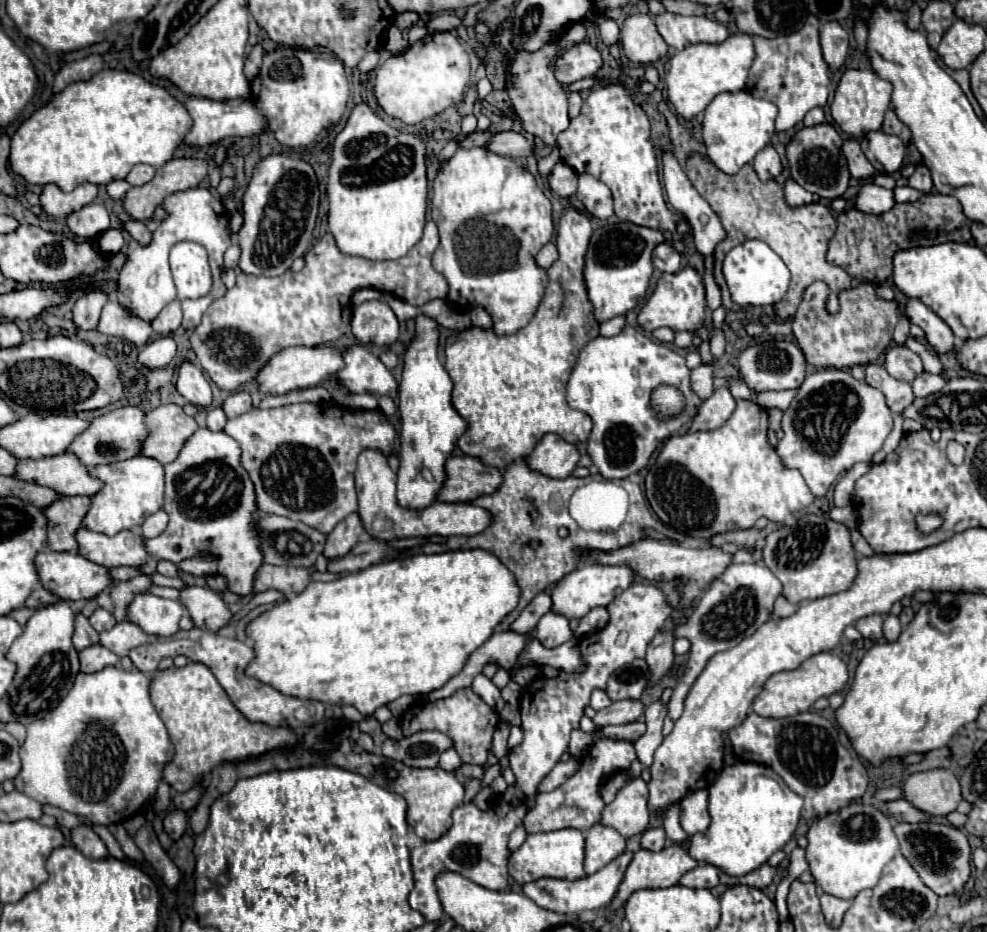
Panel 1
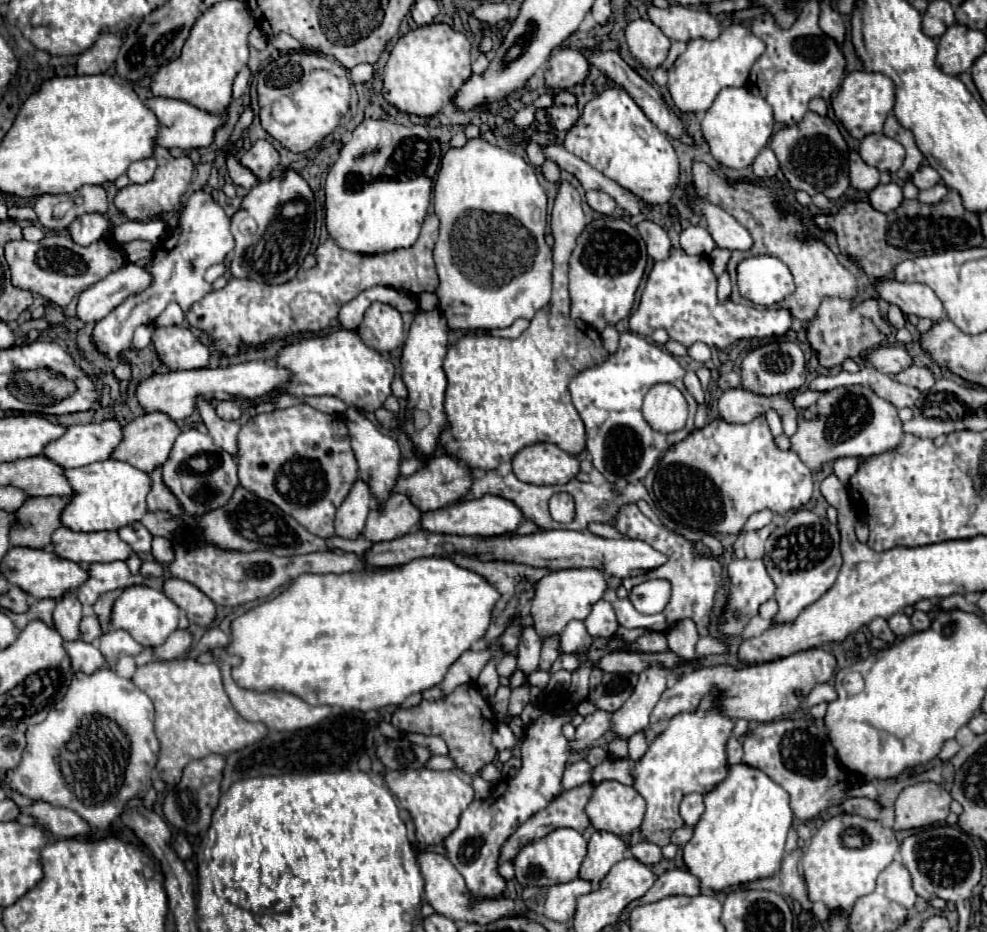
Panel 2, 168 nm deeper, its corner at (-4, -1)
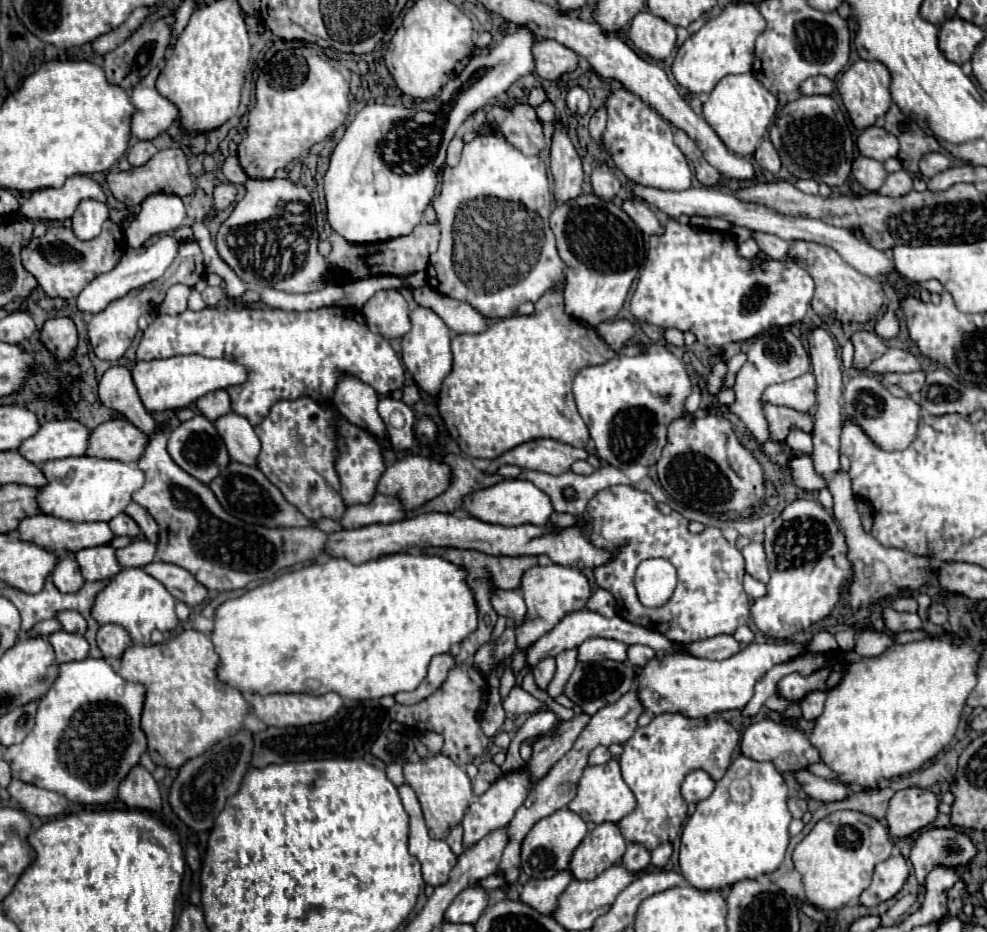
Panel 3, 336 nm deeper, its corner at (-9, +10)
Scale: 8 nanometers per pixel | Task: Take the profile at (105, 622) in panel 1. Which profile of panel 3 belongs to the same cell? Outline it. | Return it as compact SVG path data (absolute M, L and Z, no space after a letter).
M72 610L58 612L54 618L60 622L64 632L72 632L72 634L80 634L80 636L86 632L86 620L78 612L72 612Z

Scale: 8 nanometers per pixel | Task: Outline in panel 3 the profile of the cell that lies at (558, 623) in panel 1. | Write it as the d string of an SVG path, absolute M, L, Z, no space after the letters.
M544 658L544 660L540 660L536 664L536 668L532 670L532 674L534 674L534 680L536 680L536 684L538 684L540 690L546 690L548 688L550 680L554 678L554 672L556 672L554 658Z

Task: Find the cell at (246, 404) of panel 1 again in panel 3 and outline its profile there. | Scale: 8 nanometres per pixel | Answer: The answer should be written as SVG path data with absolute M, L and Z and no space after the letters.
M224 390L210 392L208 396L202 396L200 400L196 400L196 408L206 420L216 422L216 418L230 412L230 398L228 398L228 394Z

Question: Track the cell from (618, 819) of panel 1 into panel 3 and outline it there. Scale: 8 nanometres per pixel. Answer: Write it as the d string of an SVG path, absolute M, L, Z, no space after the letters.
M610 760L602 766L586 766L582 772L582 778L578 782L576 798L568 804L568 810L576 812L578 816L584 816L584 820L590 820L594 824L620 822L634 808L636 808L636 798L634 798L632 790L626 786L626 782L622 780L620 766L616 760Z

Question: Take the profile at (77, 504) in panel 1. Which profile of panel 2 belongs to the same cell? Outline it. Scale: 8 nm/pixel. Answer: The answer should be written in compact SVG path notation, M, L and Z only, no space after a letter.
M31 497L15 513L19 523L13 525L11 543L31 549L49 549L51 535L59 529L61 513L67 507L69 499L59 497Z

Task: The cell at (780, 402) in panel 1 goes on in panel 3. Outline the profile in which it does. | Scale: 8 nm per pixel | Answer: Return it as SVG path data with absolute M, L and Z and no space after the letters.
M908 372L908 374L884 374L882 382L884 384L898 384L904 392L908 392L910 396L918 394L920 388L924 386L926 374L924 372Z

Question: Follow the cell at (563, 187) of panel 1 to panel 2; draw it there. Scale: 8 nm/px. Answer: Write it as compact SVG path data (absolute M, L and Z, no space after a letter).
M545 161L541 169L543 169L543 175L545 175L547 181L551 181L551 183L559 183L561 181L561 169L555 163Z

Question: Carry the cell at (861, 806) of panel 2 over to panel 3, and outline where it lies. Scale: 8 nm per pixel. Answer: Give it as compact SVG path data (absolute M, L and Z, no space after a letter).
M804 770L804 772L794 772L794 778L796 782L800 784L800 788L814 800L820 800L820 802L834 802L834 800L842 800L850 794L848 786L844 784L838 784L838 782L830 782L830 780L824 780L824 778L818 778L814 776L812 772Z

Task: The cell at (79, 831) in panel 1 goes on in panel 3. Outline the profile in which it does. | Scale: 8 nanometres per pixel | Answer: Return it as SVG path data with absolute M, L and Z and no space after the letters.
M12 778L6 790L28 814L36 814L42 818L54 818L54 816L64 814L68 808L68 800L64 796L38 788L34 784L16 780L16 778Z

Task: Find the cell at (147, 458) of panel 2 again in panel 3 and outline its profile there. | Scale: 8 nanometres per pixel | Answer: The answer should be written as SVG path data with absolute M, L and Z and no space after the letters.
M124 418L108 420L92 430L86 456L104 456L106 460L138 462L146 448L146 434Z

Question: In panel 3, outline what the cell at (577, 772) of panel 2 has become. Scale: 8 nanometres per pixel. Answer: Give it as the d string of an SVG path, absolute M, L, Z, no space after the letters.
M596 746L596 748L590 752L588 764L590 764L590 766L596 766L596 764L606 764L610 758L612 758L612 754L608 752L608 748L606 748L606 746Z

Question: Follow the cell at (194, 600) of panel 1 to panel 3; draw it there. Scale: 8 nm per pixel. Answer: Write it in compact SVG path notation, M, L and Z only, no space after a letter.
M152 562L144 566L144 572L154 576L158 582L166 586L166 590L180 602L186 602L188 606L202 604L206 600L208 590L184 568L168 562Z

